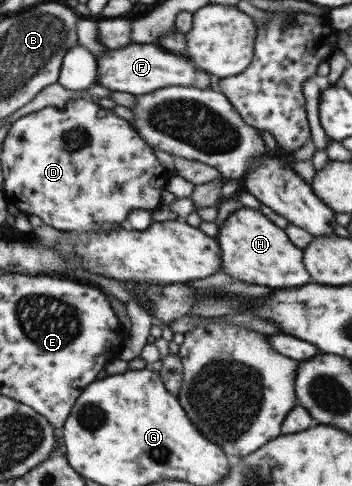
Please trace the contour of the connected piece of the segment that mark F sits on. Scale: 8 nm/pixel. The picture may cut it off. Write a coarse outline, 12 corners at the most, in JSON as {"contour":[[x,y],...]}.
{"contour":[[133,42],[96,58],[98,82],[142,95],[213,88],[188,58]]}

